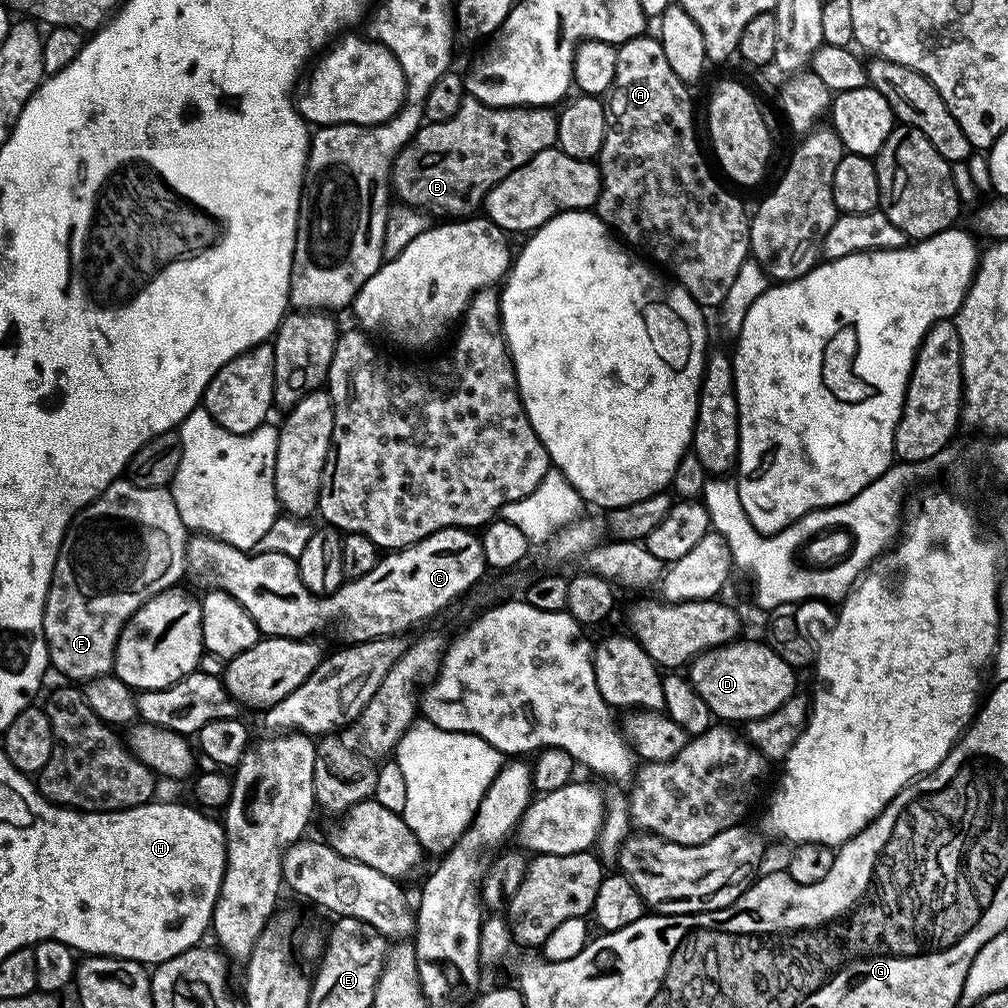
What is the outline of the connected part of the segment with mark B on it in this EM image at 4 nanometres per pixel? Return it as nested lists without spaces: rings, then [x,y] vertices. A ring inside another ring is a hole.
[[[466,98],[454,114],[441,124],[425,123],[416,132],[416,136],[396,156],[392,164],[391,191],[401,205],[418,208],[425,214],[436,218],[468,218],[481,211],[484,199],[490,190],[506,174],[514,174],[518,166],[526,166],[534,154],[556,144],[558,134],[557,113],[551,107],[546,108],[487,108],[482,102]]]

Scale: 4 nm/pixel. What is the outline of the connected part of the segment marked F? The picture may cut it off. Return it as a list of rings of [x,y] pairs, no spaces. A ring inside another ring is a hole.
[[[127,478],[115,480],[102,493],[98,500],[92,504],[87,504],[76,519],[73,520],[71,528],[64,536],[64,541],[60,547],[60,553],[54,566],[52,581],[46,594],[46,606],[44,607],[44,640],[48,643],[48,659],[53,669],[57,668],[64,676],[69,676],[72,682],[87,682],[107,676],[113,671],[116,663],[116,643],[120,637],[120,631],[126,626],[128,619],[142,607],[147,600],[162,594],[167,588],[175,588],[186,576],[184,563],[186,562],[186,546],[188,545],[189,529],[184,527],[178,506],[174,502],[171,491],[168,488],[147,488],[146,486],[134,486]]]

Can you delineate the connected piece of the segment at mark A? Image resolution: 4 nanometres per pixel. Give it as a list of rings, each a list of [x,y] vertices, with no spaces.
[[[651,34],[635,36],[619,45],[616,53],[618,54],[618,70],[614,74],[612,90],[606,96],[606,138],[602,142],[602,150],[598,157],[600,196],[596,200],[594,211],[621,241],[627,242],[633,249],[641,248],[642,251],[649,252],[665,268],[663,271],[675,283],[683,286],[690,294],[690,298],[694,298],[694,302],[701,308],[705,310],[719,309],[720,303],[723,302],[726,293],[730,290],[730,285],[734,283],[735,276],[738,275],[738,266],[742,266],[742,262],[749,259],[750,256],[749,209],[744,209],[743,202],[734,193],[727,192],[716,181],[717,173],[715,171],[712,173],[708,169],[708,164],[704,161],[703,154],[700,153],[700,140],[696,137],[696,116],[692,113],[692,96],[688,93],[691,92],[689,85],[685,84],[682,78],[678,78],[678,74],[674,74],[674,70],[670,67],[670,62],[666,62],[666,50],[662,50],[662,42]]]

